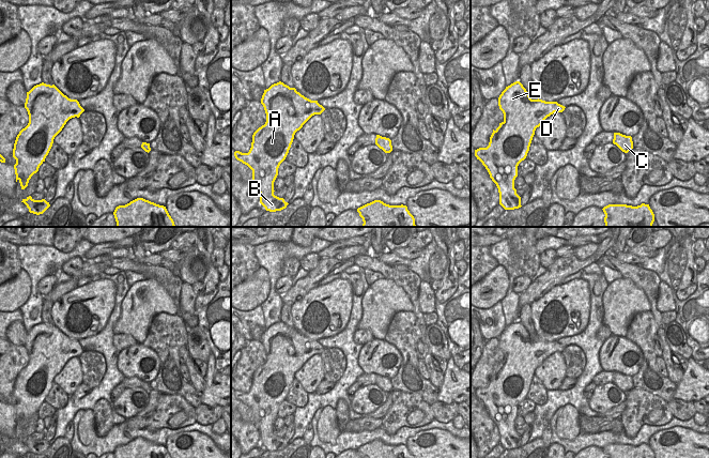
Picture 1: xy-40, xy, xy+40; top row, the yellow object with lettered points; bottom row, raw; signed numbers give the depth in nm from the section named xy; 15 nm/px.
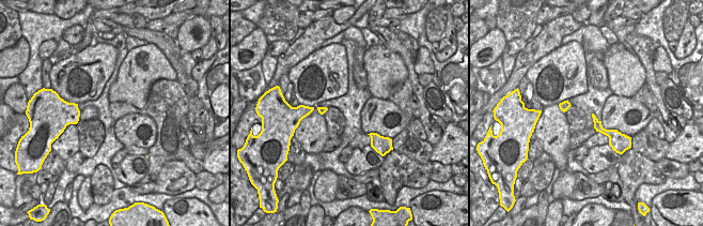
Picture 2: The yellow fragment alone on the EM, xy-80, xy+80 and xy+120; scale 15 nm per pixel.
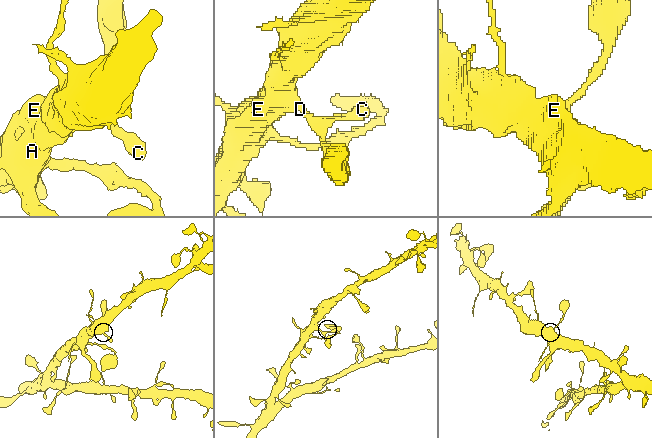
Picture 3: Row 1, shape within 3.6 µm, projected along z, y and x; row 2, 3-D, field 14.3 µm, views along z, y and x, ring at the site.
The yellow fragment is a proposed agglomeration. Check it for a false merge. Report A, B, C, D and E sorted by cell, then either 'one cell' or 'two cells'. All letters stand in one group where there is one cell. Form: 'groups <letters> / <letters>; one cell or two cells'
groups A B C D E; one cell

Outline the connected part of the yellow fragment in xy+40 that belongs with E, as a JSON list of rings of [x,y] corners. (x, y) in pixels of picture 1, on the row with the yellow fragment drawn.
[[[515,81],[498,97],[504,121],[490,137],[487,148],[475,150],[475,156],[488,170],[499,193],[499,204],[505,210],[521,208],[521,197],[514,188],[518,166],[524,161],[535,131],[554,112],[562,112],[565,106],[557,102],[531,100],[520,81]]]

